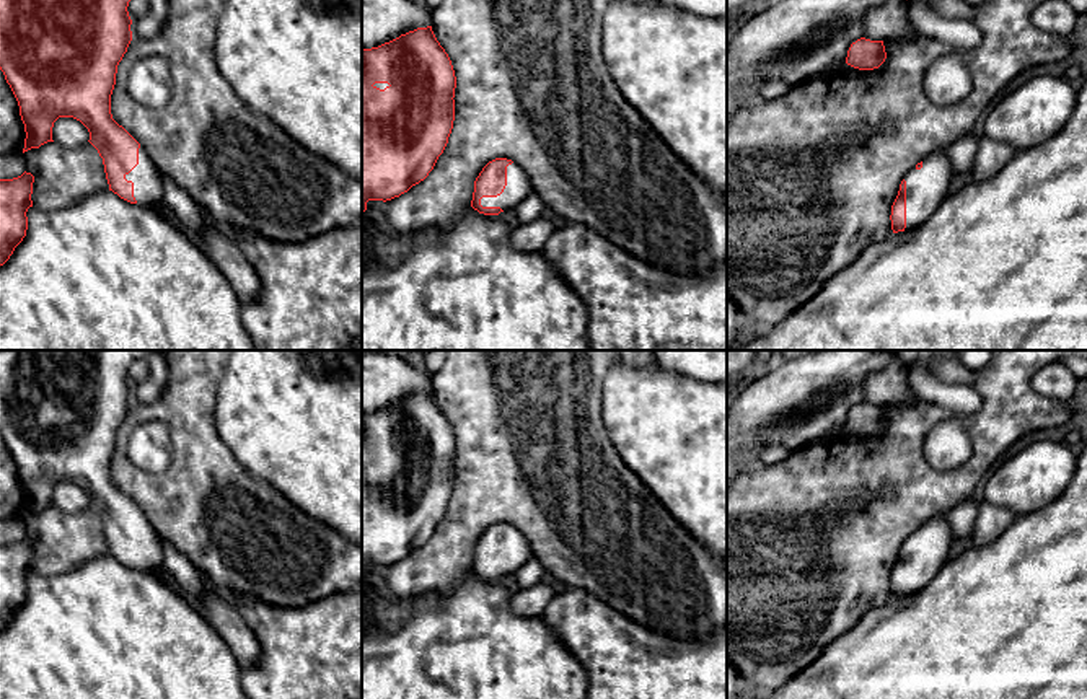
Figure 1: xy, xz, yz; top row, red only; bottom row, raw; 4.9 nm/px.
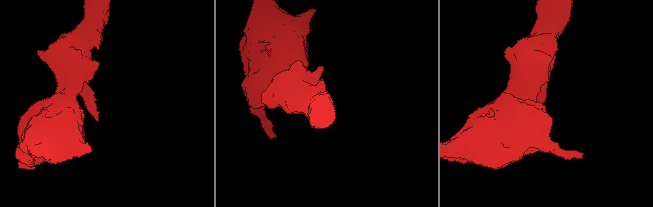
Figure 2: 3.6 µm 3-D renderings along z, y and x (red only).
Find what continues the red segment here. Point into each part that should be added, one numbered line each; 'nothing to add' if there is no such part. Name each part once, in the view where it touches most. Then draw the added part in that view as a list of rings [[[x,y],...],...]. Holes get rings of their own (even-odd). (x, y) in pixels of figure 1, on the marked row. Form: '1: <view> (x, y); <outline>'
1: xz (519, 188); [[[517,163],[507,166],[507,186],[497,197],[482,197],[482,207],[500,207],[502,210],[512,210],[521,204],[531,194],[531,184],[528,174]]]

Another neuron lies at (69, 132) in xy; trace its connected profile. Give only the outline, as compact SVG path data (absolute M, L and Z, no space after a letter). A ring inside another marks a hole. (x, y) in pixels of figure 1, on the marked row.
M59 117L52 127L52 140L64 148L77 148L90 140L90 132L73 117Z

